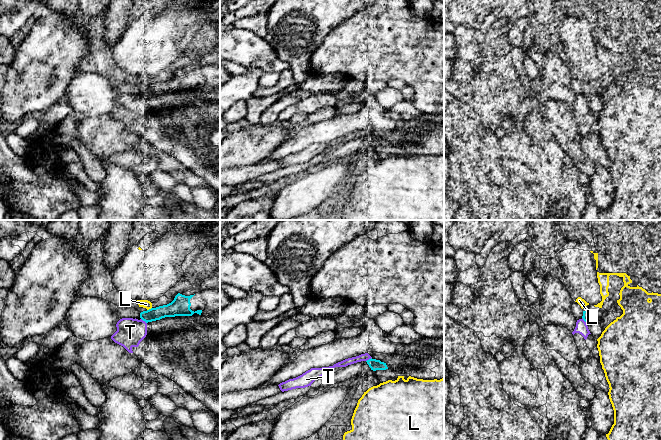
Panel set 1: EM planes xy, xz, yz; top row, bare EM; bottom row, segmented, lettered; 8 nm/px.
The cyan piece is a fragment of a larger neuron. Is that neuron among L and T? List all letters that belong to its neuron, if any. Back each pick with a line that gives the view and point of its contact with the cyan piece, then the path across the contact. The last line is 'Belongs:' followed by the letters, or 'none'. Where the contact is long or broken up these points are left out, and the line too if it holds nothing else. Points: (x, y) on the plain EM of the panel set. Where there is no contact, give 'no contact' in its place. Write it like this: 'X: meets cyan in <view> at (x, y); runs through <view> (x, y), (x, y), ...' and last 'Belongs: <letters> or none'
Belongs: none

